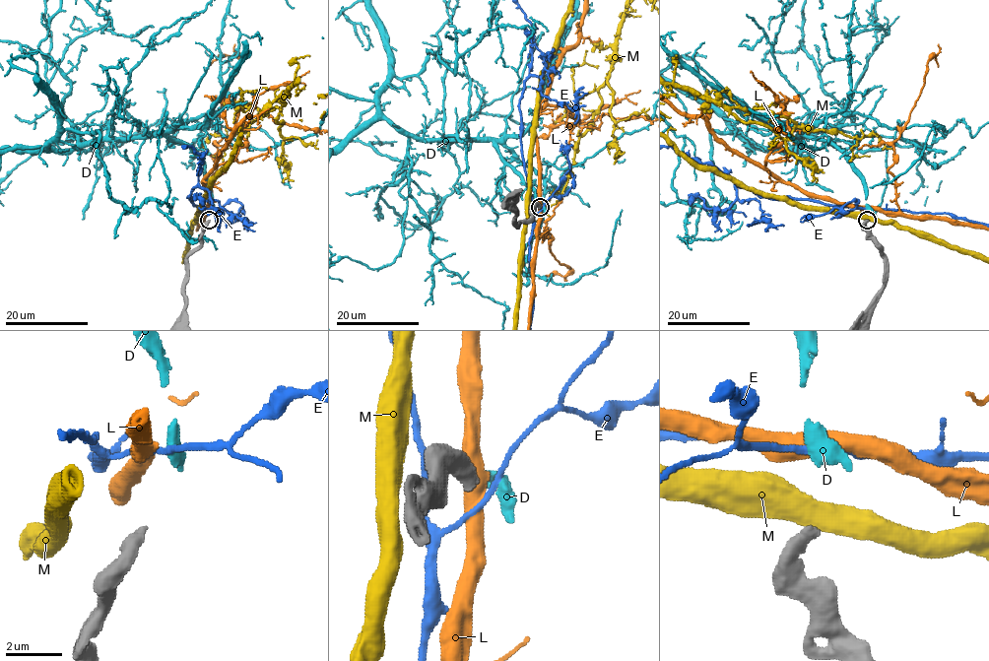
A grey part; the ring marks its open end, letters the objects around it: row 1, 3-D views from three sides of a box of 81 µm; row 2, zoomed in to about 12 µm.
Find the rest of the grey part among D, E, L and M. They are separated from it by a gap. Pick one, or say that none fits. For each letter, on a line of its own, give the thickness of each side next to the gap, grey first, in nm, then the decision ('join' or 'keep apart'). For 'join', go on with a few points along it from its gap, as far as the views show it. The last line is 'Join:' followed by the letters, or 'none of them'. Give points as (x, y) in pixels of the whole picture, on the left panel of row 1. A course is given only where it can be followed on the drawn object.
D: 400 nm thick on the grey side, 400 nm on the other; join
E: 400 nm thick on the grey side, 190 nm on the other; keep apart
L: 400 nm thick on the grey side, 550 nm on the other; keep apart
M: 400 nm thick on the grey side, 550 nm on the other; keep apart
Join: D

